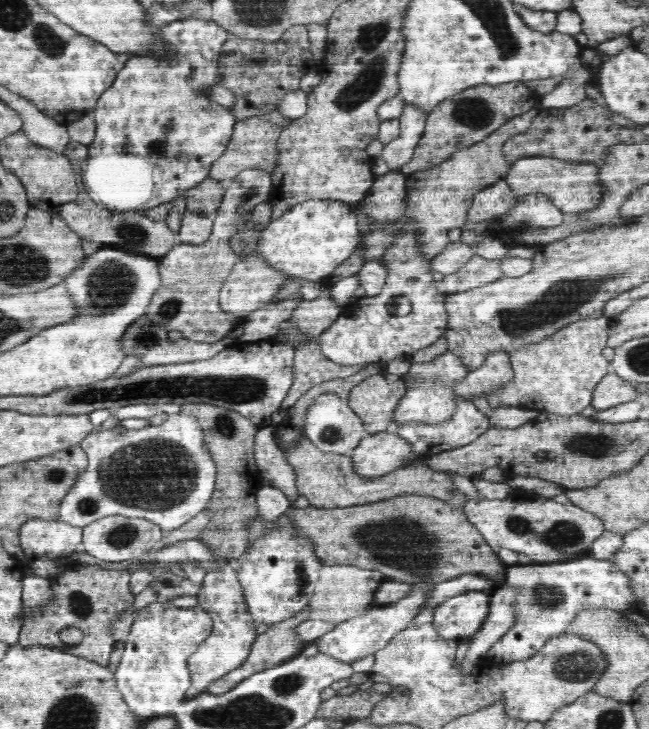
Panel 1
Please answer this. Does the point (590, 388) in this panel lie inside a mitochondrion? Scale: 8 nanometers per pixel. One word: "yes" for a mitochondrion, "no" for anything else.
no

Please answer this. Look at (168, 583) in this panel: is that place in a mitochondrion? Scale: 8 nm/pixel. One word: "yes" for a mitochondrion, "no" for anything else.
yes

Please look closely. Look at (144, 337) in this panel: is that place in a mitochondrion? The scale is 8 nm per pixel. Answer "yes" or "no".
yes

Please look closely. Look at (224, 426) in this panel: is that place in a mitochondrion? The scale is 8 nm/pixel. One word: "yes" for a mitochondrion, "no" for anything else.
yes

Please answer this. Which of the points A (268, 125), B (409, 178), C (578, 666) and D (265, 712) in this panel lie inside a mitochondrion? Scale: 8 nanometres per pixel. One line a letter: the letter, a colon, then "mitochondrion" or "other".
A: other
B: other
C: mitochondrion
D: mitochondrion

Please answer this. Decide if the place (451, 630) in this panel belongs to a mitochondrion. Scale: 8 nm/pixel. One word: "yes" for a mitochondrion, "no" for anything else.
no

